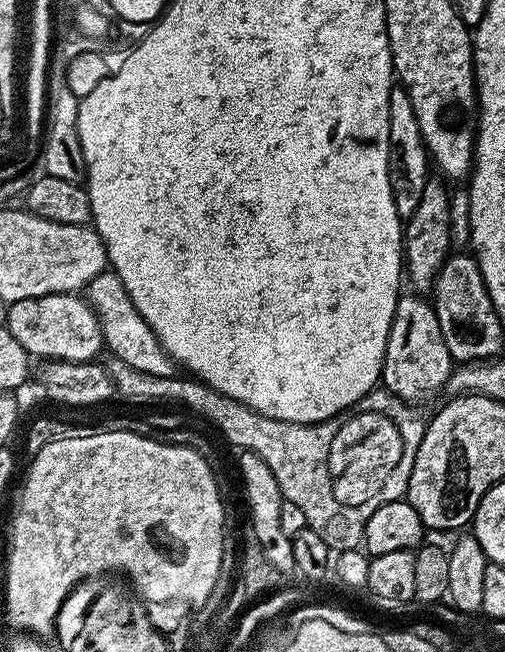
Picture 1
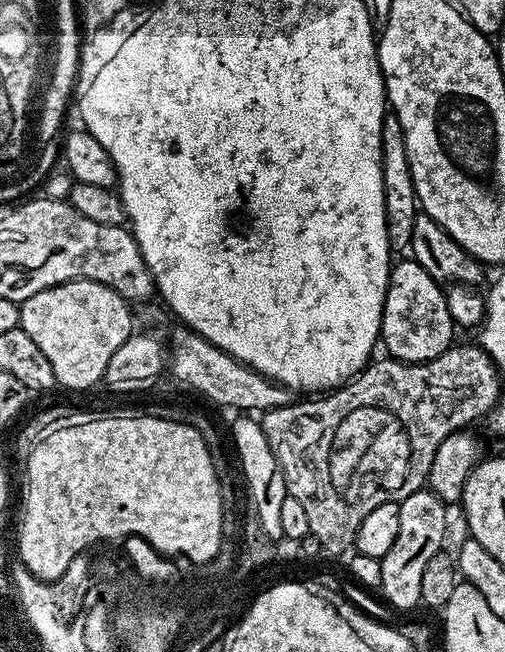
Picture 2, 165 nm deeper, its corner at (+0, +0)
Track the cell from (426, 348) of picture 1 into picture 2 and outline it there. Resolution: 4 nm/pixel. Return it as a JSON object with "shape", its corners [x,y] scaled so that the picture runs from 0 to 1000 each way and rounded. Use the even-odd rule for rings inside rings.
{"shape":[[[804,396],[774,406],[768,443],[760,452],[760,480],[752,495],[752,521],[770,548],[806,558],[842,558],[883,535],[897,532],[899,495],[875,436],[818,396]]]}

